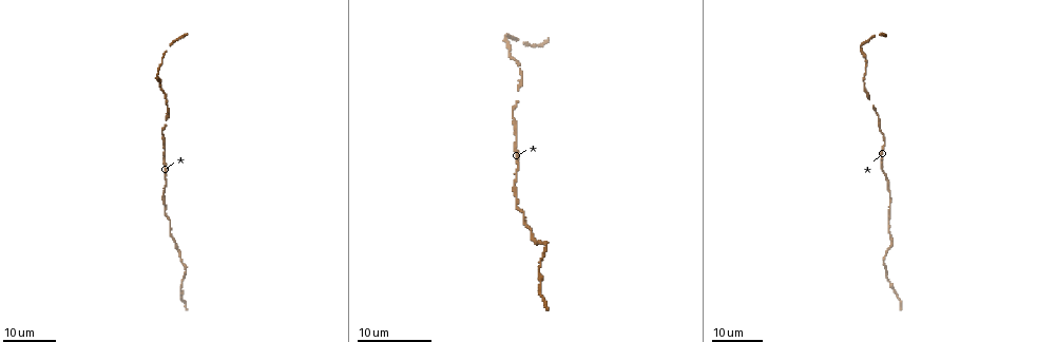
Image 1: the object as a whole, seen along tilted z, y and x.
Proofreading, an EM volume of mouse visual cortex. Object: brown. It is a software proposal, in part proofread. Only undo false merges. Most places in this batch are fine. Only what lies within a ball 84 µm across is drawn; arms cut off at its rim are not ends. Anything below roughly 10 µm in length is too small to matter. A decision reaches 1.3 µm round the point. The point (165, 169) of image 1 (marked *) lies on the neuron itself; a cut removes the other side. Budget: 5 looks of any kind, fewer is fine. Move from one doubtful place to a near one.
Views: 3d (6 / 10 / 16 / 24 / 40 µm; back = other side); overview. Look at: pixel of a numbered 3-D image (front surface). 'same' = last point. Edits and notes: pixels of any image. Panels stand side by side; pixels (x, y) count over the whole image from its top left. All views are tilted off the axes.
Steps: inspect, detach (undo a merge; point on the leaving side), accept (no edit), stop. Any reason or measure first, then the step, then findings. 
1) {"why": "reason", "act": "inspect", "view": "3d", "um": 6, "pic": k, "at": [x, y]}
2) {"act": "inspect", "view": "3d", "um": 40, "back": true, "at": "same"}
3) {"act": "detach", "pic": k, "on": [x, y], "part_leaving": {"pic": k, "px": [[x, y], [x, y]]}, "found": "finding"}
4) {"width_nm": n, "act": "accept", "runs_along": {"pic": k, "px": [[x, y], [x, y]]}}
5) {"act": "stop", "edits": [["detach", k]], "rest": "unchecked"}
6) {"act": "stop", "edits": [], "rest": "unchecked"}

{"act": "inspect", "view": "3d", "um": 24, "pic": 1, "at": [885, 254]}

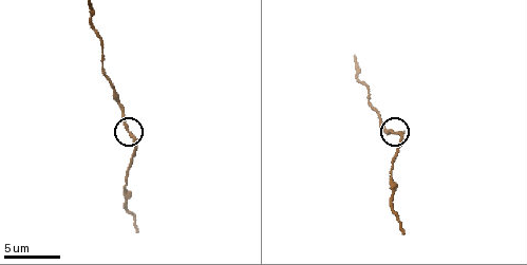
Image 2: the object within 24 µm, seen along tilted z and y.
{"act": "inspect", "view": "3d", "um": 6, "pic": 2, "at": [129, 132]}

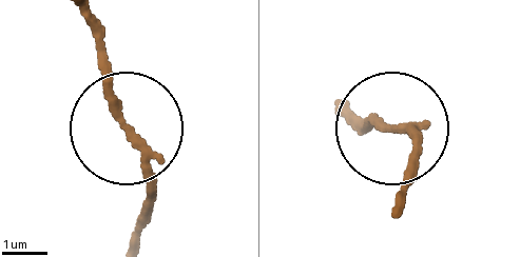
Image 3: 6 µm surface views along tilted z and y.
{"width_nm": 140, "act": "accept", "runs_along": {"pic": 3, "px": [[80, 17], [111, 104], [145, 155], [152, 217]]}, "found": "all the same neuron"}

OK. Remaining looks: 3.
{"why": "sudden change in width", "act": "inspect", "view": "3d", "um": 16, "pic": 2, "at": [114, 90]}

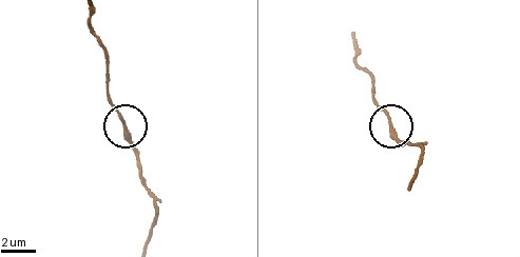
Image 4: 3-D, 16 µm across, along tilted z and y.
{"act": "inspect", "view": "3d", "um": 16, "back": true, "pic": 4, "at": [389, 120]}

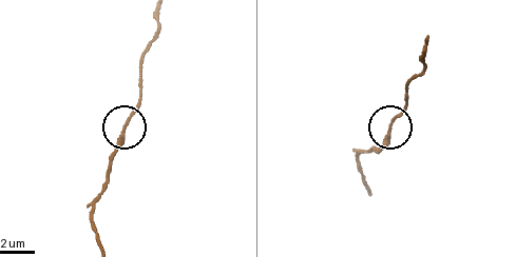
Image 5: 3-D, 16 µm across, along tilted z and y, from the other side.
{"act": "accept", "runs_along": {"pic": 5, "px": [[158, 14], [158, 35], [141, 63], [141, 102], [112, 162]]}, "found": "continuous, no second neuron"}

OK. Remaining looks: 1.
{"why": "thick turns thin", "act": "inspect", "view": "3d", "um": 10, "pic": 2, "at": [357, 64]}

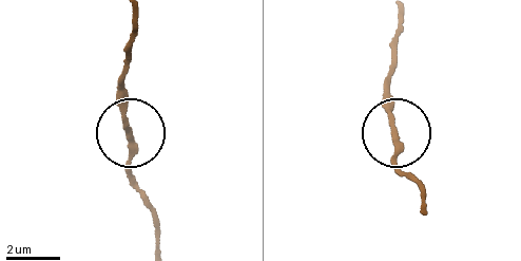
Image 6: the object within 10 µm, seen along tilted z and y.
{"act": "accept", "runs_along": {"pic": 6, "px": [[135, 17], [121, 70], [129, 185]]}, "found": "continuous, no second neuron"}

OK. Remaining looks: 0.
{"act": "stop", "edits": [], "rest": "unchecked"}

